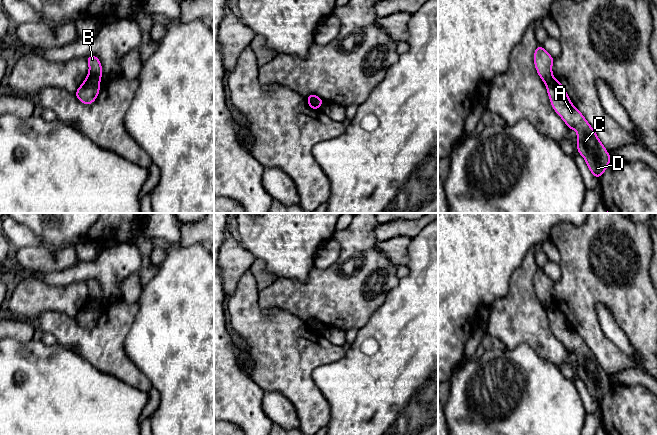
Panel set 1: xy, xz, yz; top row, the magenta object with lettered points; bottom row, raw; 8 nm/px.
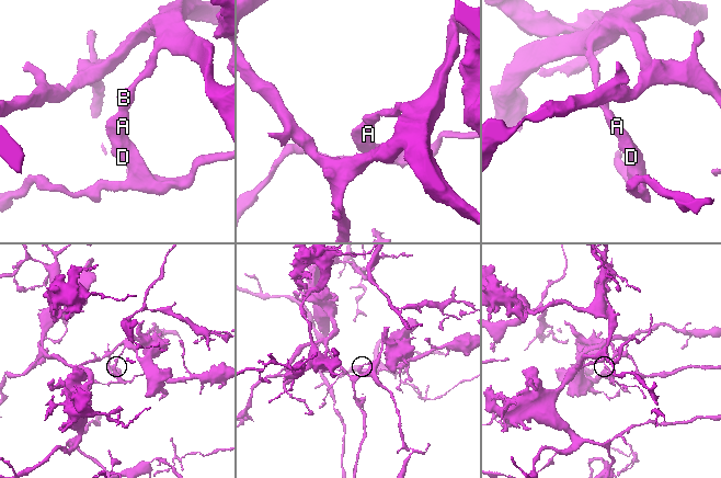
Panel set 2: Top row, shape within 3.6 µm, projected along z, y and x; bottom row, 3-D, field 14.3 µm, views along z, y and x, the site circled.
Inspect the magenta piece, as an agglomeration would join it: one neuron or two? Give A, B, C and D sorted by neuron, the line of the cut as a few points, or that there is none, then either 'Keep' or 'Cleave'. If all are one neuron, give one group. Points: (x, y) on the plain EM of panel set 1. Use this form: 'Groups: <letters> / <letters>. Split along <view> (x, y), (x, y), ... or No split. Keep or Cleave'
Groups: A C D / B. Split along xy (84, 304), (98, 307). Cleave

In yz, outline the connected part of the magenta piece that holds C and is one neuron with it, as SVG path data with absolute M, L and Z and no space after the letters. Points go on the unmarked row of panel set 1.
M554 304L547 308L546 314L554 335L569 354L576 354L578 377L585 383L593 400L599 403L612 384L607 373L582 337L569 324L569 319L560 305Z

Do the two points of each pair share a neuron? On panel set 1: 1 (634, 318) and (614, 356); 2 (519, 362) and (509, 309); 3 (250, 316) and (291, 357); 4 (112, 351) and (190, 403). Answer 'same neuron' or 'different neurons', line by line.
1: same neuron
2: different neurons
3: same neuron
4: different neurons

